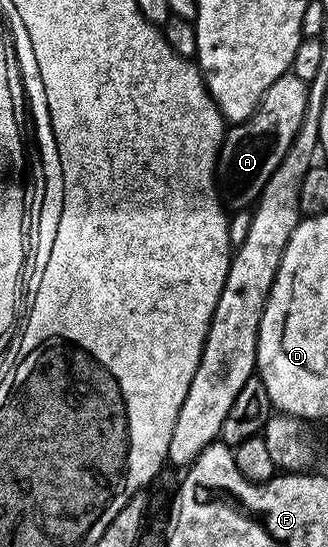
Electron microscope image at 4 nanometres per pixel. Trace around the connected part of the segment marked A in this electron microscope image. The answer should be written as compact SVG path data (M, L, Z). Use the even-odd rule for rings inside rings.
M289 71L281 75L281 79L265 91L255 114L247 121L232 124L224 132L217 173L221 178L221 200L228 210L250 210L263 194L269 175L273 175L273 171L277 171L277 163L285 159L285 151L289 151L289 143L293 143L301 127L301 119L305 119L307 87L308 82L297 79L295 73Z

